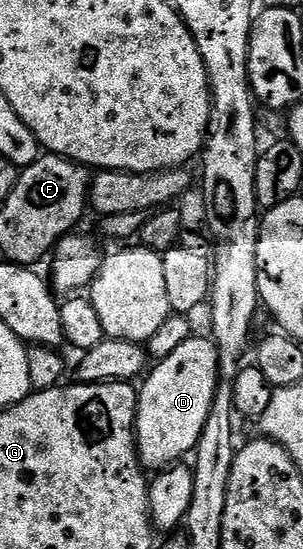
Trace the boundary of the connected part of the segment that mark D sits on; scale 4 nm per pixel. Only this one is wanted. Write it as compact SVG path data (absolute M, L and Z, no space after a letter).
M197 336L179 344L171 356L160 359L144 375L137 395L136 428L137 456L142 467L160 472L180 463L184 454L192 455L196 451L203 424L207 424L215 400L218 381L217 348L208 337Z

